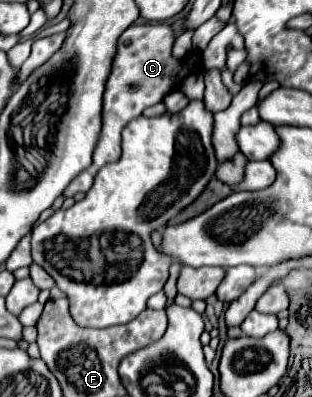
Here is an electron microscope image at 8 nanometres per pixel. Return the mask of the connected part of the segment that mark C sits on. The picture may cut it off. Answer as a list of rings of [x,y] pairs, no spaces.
[[[164,23],[132,25],[122,33],[118,53],[116,53],[116,59],[114,59],[114,67],[112,67],[112,73],[108,77],[106,91],[104,91],[104,109],[102,109],[104,127],[102,127],[102,133],[100,133],[100,141],[94,149],[92,165],[86,171],[82,171],[68,185],[68,189],[64,191],[66,197],[74,197],[78,191],[86,193],[92,187],[92,181],[94,181],[96,173],[104,165],[120,159],[120,155],[122,155],[120,133],[126,127],[126,123],[140,117],[146,107],[162,103],[164,97],[170,95],[174,89],[180,89],[180,85],[186,79],[186,71],[192,71],[192,73],[204,71],[200,53],[190,53],[188,57],[178,59],[178,57],[172,55],[172,43],[174,43],[174,31],[172,31],[172,27],[168,27]]]

